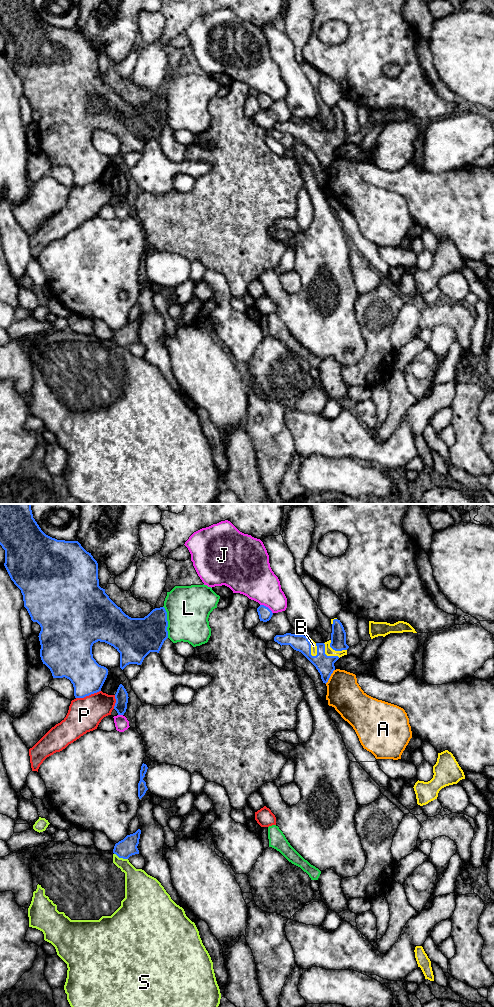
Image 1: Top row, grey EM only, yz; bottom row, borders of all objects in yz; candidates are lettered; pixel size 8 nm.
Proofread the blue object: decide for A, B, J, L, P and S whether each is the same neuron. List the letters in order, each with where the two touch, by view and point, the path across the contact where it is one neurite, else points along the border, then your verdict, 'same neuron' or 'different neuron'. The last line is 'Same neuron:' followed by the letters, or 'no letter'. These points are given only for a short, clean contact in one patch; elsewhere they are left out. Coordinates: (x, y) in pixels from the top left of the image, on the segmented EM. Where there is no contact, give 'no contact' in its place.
A: contact yz (330, 675); different neuron
B: contact yz (310, 647); same neuron
J: contact yz (267, 607); different neuron
L: contact yz (167, 622); different neuron
P: contact yz (88, 695); different neuron
S: contact yz (121, 857); different neuron
Same neuron: B

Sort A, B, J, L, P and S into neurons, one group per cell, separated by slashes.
A / B / J / L / P / S

